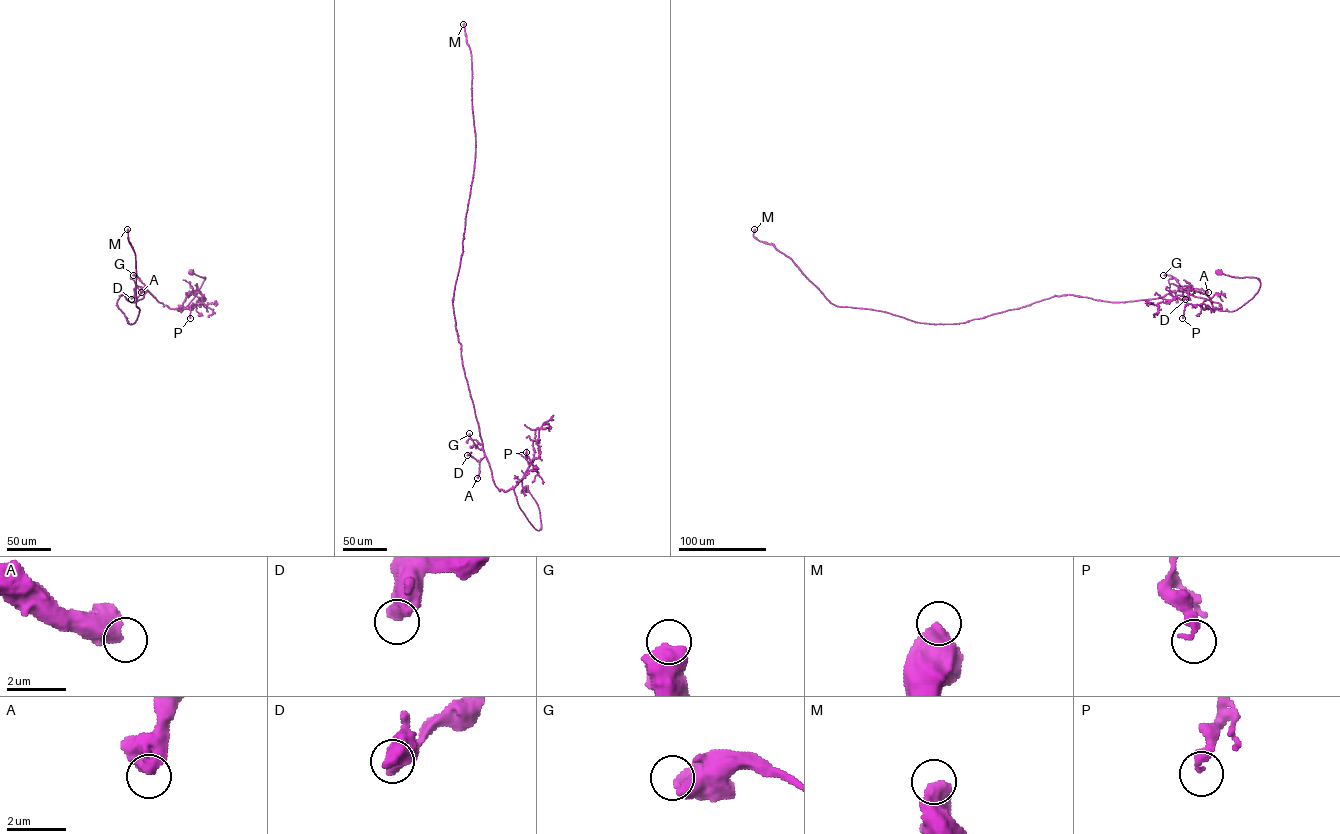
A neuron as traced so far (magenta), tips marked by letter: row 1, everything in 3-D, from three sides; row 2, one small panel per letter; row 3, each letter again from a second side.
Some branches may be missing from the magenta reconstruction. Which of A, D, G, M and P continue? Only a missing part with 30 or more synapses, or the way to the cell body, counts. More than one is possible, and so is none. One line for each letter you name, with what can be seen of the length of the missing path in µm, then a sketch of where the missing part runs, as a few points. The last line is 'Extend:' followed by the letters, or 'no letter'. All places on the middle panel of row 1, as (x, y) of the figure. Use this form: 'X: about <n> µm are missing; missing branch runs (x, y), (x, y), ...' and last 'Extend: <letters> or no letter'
Extend: no letter

